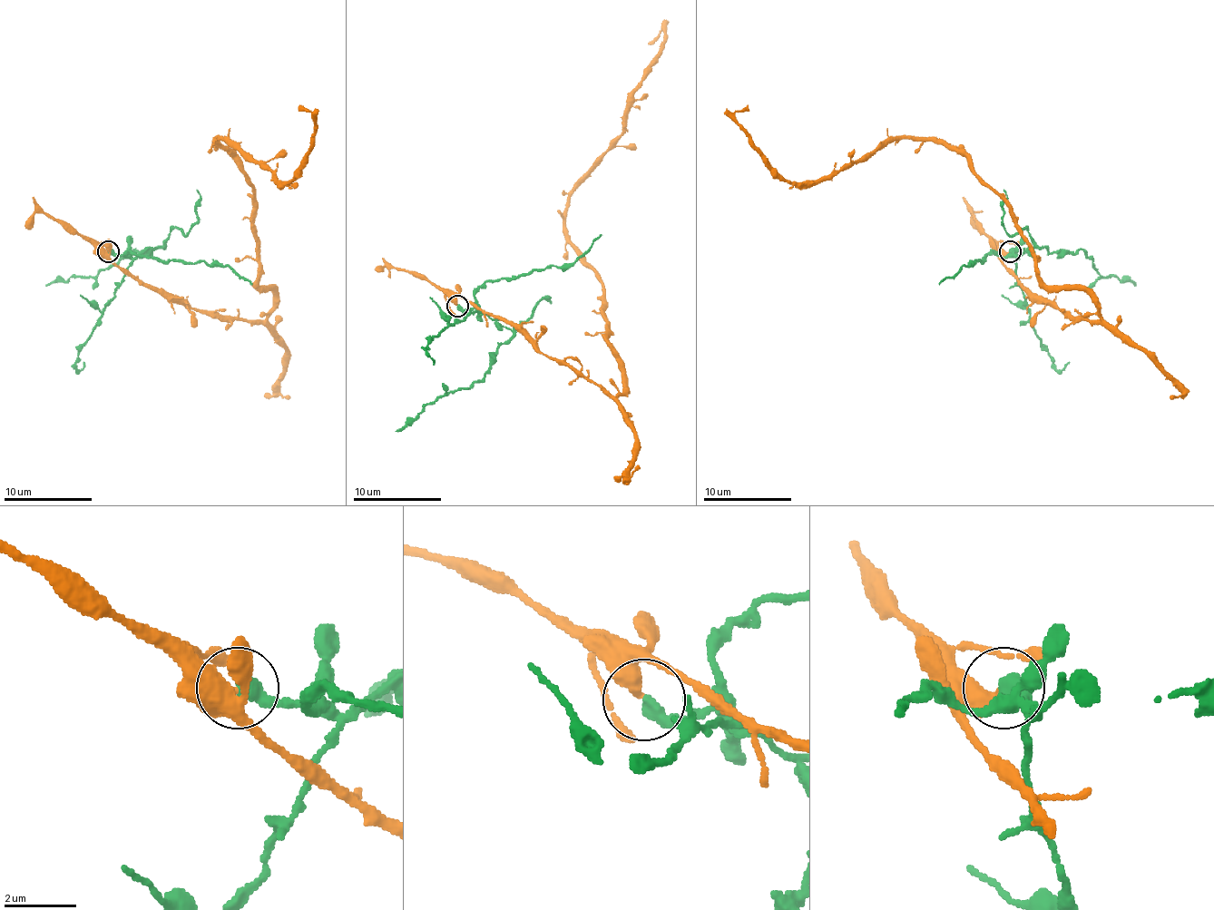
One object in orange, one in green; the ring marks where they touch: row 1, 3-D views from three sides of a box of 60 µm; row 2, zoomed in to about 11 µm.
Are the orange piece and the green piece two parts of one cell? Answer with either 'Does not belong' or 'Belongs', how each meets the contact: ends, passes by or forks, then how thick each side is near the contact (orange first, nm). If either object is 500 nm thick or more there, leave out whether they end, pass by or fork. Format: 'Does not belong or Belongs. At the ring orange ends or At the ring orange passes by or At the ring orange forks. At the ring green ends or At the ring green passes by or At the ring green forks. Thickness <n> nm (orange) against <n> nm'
Does not belong. At the ring orange ends. At the ring green ends. Thickness 400 nm (orange) against 480 nm

